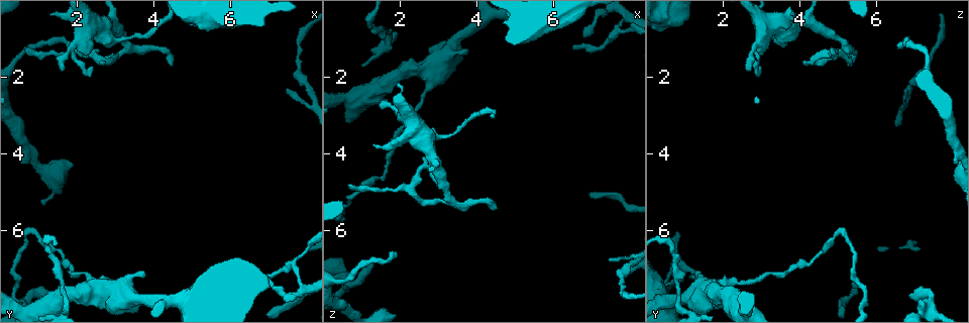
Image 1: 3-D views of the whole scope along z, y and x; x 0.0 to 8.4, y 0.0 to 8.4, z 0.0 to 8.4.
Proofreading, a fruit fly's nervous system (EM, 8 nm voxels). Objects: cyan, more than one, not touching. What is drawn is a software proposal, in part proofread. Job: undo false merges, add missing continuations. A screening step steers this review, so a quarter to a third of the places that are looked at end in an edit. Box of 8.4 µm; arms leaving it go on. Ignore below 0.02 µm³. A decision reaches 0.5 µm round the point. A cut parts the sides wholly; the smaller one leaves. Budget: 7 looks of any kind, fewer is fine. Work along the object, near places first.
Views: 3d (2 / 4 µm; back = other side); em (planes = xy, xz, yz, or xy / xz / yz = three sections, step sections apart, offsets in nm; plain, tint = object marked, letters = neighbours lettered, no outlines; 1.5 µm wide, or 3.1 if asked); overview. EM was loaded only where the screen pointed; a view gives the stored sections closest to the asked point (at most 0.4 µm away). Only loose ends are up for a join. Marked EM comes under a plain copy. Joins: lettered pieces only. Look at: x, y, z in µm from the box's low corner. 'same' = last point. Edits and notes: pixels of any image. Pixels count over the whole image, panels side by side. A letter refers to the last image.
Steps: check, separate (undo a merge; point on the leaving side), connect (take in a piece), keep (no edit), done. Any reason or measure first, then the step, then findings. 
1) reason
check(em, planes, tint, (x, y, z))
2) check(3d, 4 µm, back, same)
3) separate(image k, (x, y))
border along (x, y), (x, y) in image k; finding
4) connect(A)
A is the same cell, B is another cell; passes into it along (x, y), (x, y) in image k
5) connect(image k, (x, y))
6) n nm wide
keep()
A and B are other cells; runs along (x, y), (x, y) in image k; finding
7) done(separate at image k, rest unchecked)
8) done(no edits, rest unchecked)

sharp bend
check(em, planes, tint, (1.25, 6.40, 0.65))

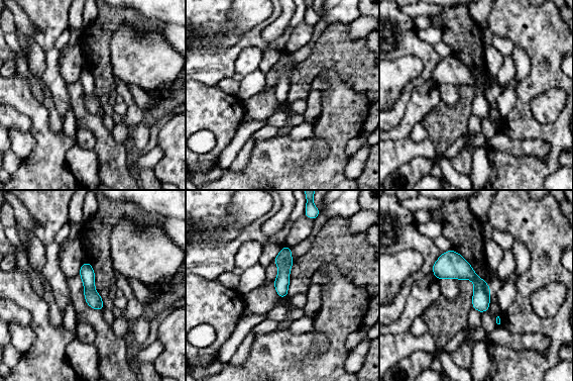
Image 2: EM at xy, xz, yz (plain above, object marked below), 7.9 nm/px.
what lies round it
check(em, planes, letters, same)

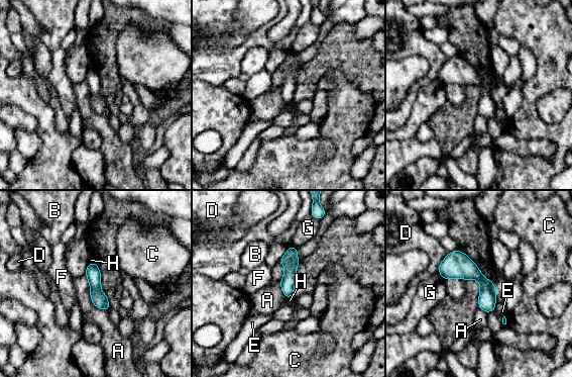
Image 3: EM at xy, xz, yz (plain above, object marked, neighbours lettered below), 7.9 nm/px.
110 nm wide
keep()
A, B, C, D, E, F, G and H are other cells; runs along (441, 266), (473, 272), (491, 308) in image 3; continuous, no second neuron

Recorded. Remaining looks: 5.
free end
check(em, yz, step 4, letters, (1.30, 7.70, 6.85))

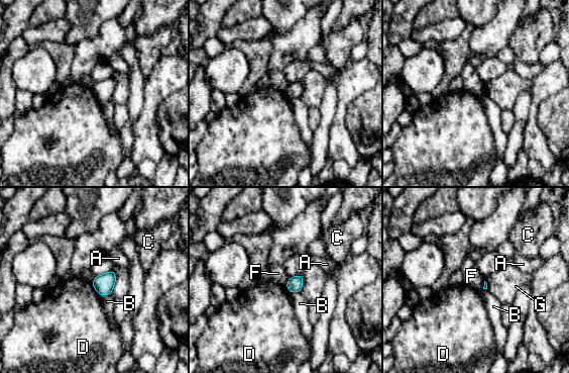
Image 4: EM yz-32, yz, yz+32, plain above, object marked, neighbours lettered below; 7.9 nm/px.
keep()
A, B, C, D, F and G are other cells; border along (289, 278), (285, 286) in image 4; no lettered piece goes on from it

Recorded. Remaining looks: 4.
an open end
check(em, planes, letters, (4.45, 1.65, 5.30))

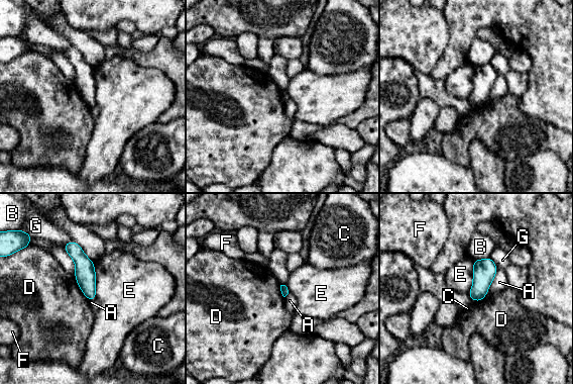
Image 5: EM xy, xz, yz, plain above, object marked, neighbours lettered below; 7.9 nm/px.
keep()
A, B, C, D, E, F and G are other cells; no lettered piece goes on from it

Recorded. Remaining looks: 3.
done(no edits, rest unchecked)

